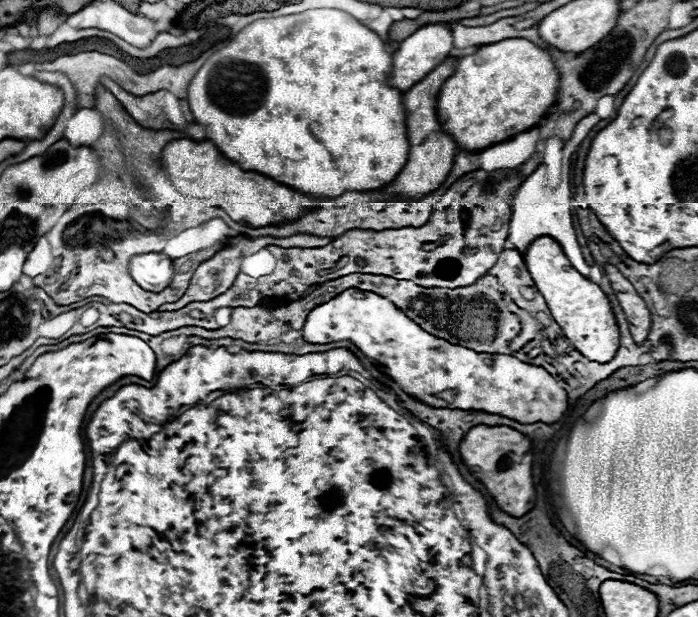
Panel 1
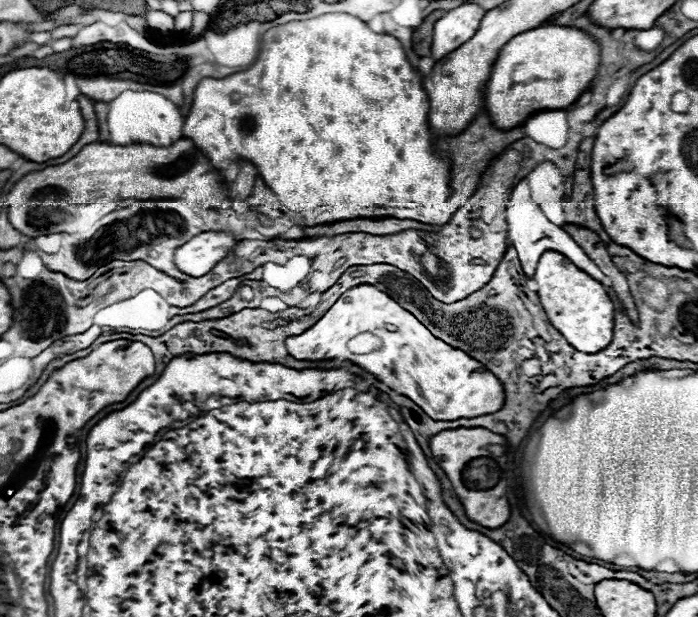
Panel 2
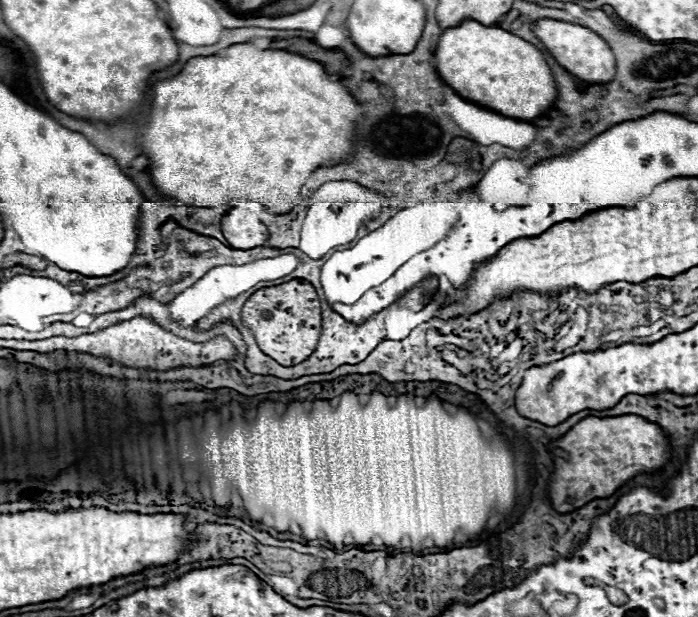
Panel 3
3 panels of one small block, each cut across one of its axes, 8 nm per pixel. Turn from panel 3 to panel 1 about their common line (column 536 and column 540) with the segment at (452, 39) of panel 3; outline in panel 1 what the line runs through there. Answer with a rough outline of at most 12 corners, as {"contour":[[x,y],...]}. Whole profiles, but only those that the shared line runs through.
{"contour":[[526,38],[456,62],[436,114],[460,150],[536,126],[556,66]]}

